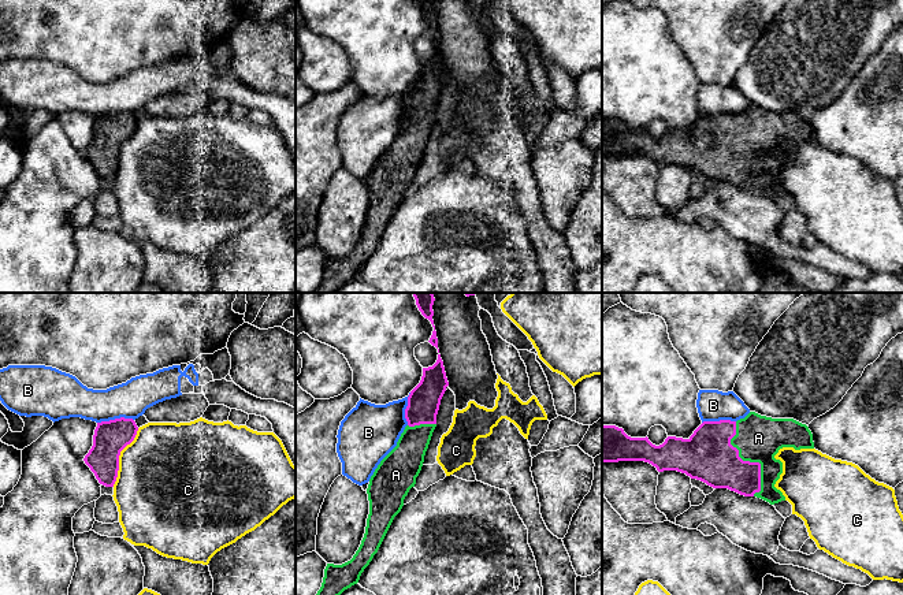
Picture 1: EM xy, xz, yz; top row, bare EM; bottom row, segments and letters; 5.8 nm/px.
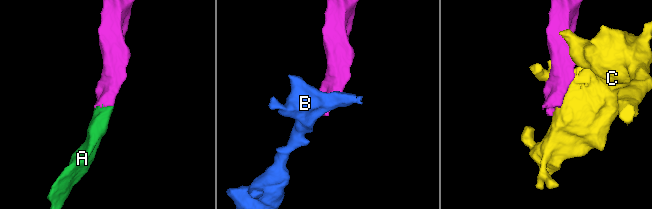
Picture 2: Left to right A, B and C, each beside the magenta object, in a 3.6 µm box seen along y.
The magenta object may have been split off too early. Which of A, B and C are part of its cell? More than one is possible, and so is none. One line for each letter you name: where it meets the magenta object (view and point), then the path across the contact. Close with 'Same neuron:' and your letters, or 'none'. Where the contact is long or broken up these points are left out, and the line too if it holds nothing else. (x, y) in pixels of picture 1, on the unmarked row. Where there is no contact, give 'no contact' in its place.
A: yz (749, 155)
Same neuron: A

